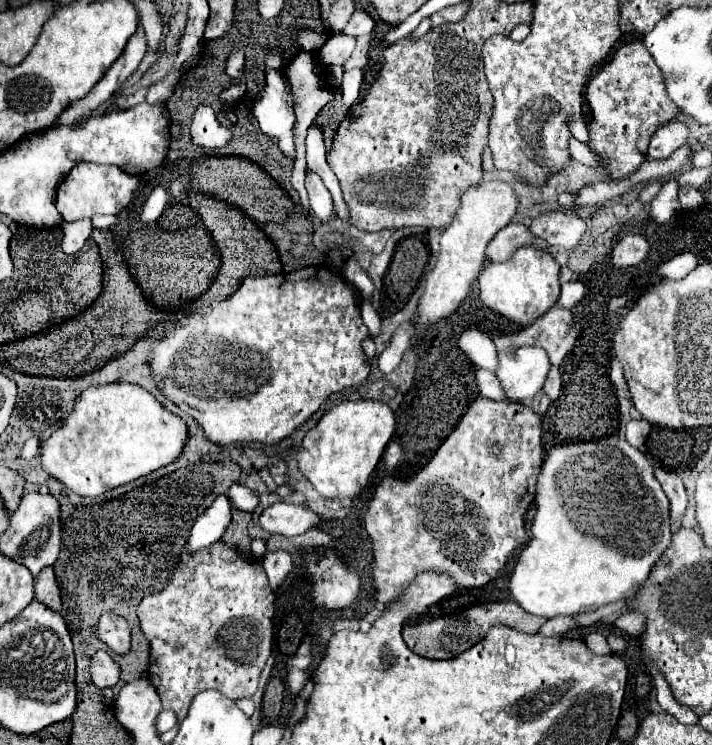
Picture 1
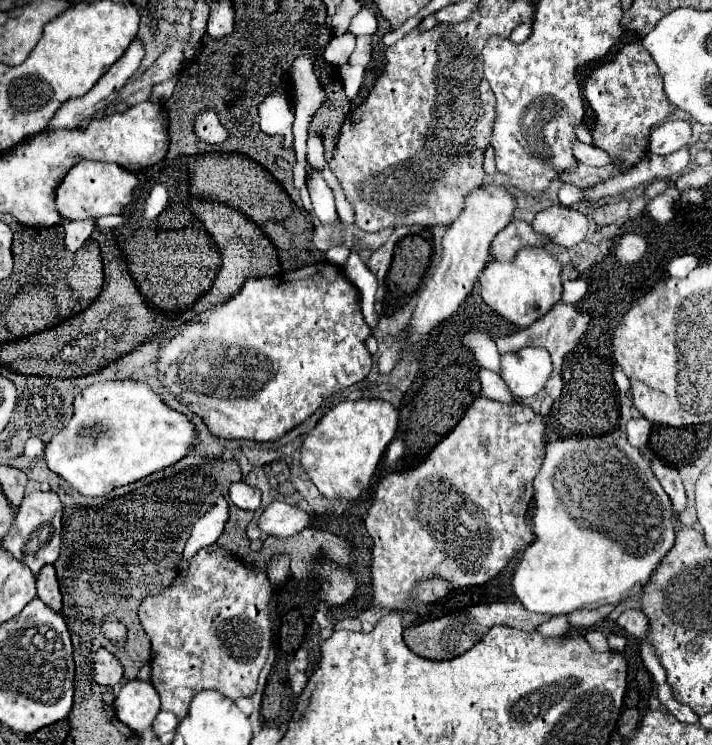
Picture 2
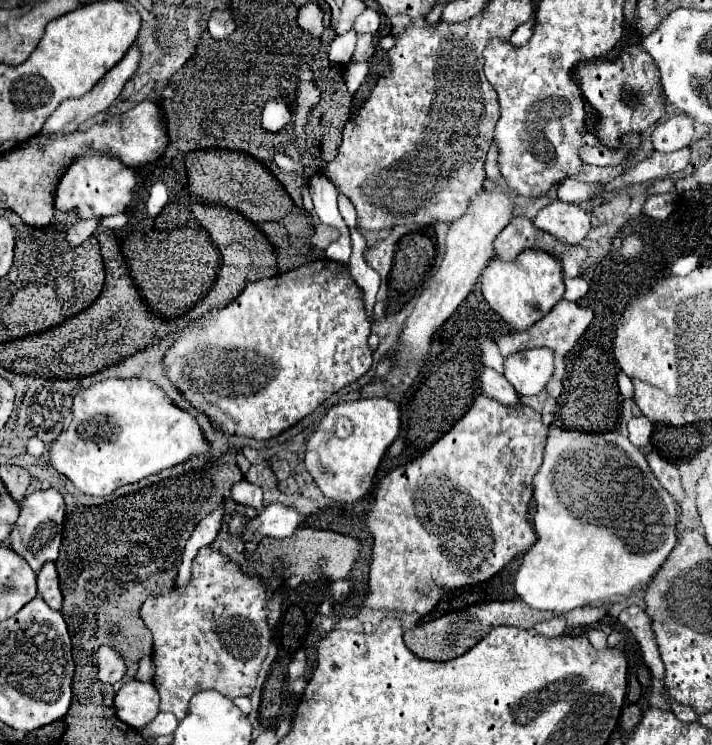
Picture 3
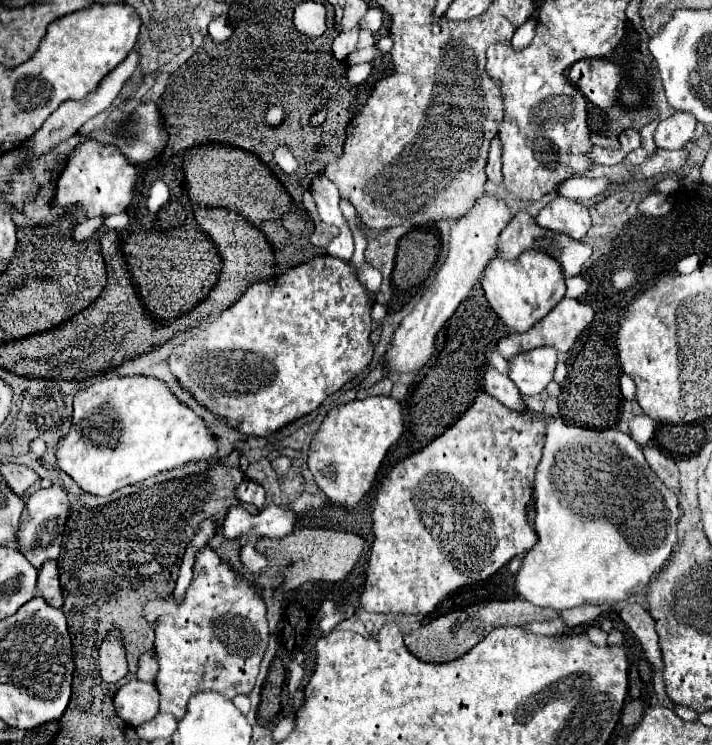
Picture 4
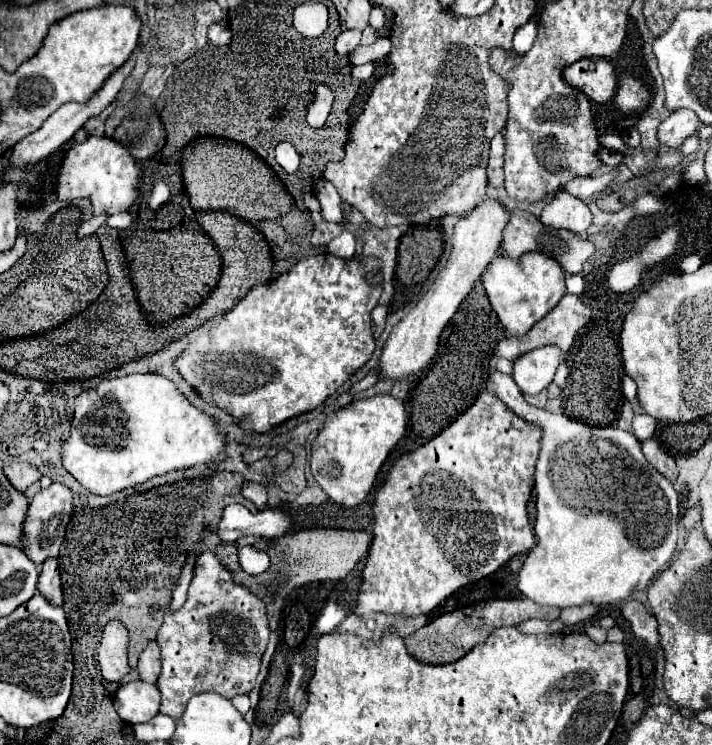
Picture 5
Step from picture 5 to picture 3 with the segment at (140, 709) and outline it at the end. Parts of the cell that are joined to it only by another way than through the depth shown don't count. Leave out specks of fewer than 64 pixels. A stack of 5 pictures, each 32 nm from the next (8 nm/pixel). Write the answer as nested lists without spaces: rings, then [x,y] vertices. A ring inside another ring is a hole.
[[[130,680],[126,682],[114,698],[116,714],[122,722],[132,728],[144,728],[148,722],[154,720],[158,710],[160,696],[152,682]]]

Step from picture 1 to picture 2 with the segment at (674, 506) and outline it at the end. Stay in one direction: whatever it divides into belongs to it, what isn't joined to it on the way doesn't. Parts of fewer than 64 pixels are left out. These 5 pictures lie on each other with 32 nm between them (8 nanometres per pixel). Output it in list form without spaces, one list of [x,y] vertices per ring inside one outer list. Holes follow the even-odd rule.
[[[652,456],[652,472],[658,478],[658,482],[662,484],[662,488],[666,490],[666,494],[672,498],[674,512],[680,514],[686,504],[686,494],[684,494],[684,486],[682,486],[678,470],[674,466],[668,466],[666,462],[662,462],[658,456]]]

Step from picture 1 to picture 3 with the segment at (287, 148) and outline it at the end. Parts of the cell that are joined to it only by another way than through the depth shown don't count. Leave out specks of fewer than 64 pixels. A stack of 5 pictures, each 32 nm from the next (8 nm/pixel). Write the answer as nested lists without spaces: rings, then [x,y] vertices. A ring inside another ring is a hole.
[[[272,100],[264,106],[264,114],[262,114],[262,126],[264,128],[284,130],[284,126],[288,126],[288,122],[290,122],[290,112],[288,112],[284,102]]]

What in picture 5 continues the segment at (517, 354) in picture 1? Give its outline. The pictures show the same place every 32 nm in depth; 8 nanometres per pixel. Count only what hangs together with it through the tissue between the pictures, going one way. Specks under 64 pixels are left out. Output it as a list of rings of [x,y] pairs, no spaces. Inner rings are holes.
[[[544,346],[528,352],[514,362],[514,380],[524,394],[540,394],[554,378],[560,366],[560,348]]]

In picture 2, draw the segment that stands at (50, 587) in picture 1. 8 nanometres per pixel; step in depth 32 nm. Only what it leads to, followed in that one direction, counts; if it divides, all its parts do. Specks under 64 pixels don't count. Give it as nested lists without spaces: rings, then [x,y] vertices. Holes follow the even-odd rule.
[[[46,564],[38,572],[38,576],[36,576],[36,590],[38,590],[38,598],[42,602],[46,602],[52,610],[60,610],[62,608],[62,594],[60,594],[56,570],[54,570],[52,564]]]

